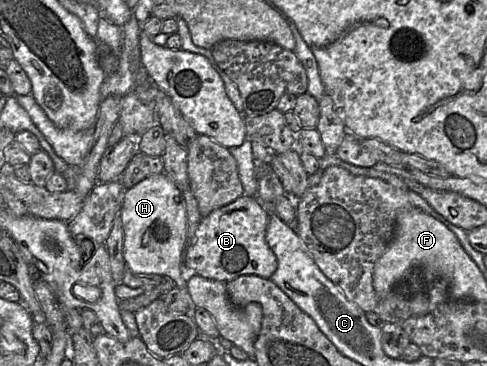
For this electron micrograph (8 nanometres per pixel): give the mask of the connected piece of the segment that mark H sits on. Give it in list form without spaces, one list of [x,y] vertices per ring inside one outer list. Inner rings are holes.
[[[164,172],[156,175],[151,175],[143,179],[133,187],[126,189],[123,205],[121,208],[121,220],[124,231],[123,257],[126,263],[126,268],[138,274],[155,274],[164,276],[165,278],[171,278],[174,281],[174,283],[178,283],[178,278],[180,277],[181,273],[183,273],[183,277],[186,281],[188,280],[189,276],[194,275],[188,274],[187,269],[183,264],[184,253],[187,247],[187,217],[182,191]]]

